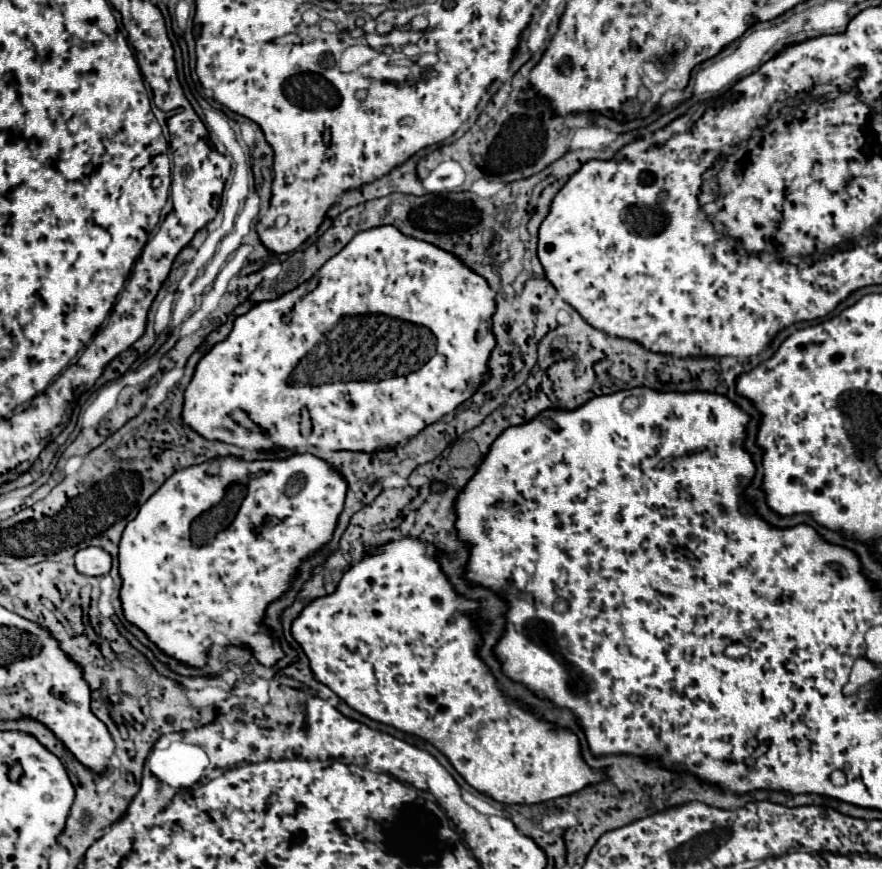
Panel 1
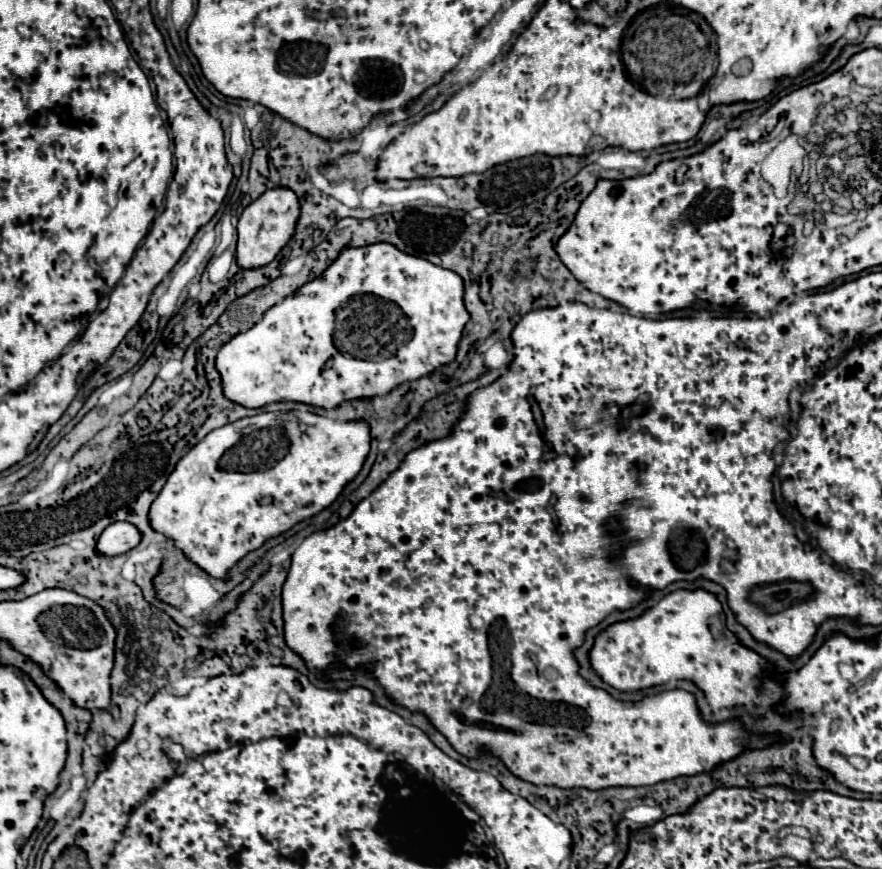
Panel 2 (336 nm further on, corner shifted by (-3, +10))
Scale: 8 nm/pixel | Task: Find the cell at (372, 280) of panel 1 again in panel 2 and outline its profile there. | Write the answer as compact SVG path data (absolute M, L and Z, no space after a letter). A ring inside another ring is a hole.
M376 242L376 244L360 246L360 248L346 246L340 252L340 256L318 278L306 282L292 296L284 298L282 302L278 302L270 310L266 310L262 320L258 324L254 324L250 330L240 332L230 342L226 342L216 356L216 370L222 380L224 396L244 408L262 408L262 406L276 404L282 400L290 400L290 402L302 402L302 404L318 406L318 408L326 408L326 410L336 410L336 408L340 408L340 404L344 404L348 400L386 396L394 388L398 388L400 384L404 384L408 380L420 380L422 376L434 372L436 368L450 364L456 358L458 342L462 338L462 330L468 320L470 320L470 314L464 306L464 282L456 272L440 268L424 258L406 254L388 242Z

